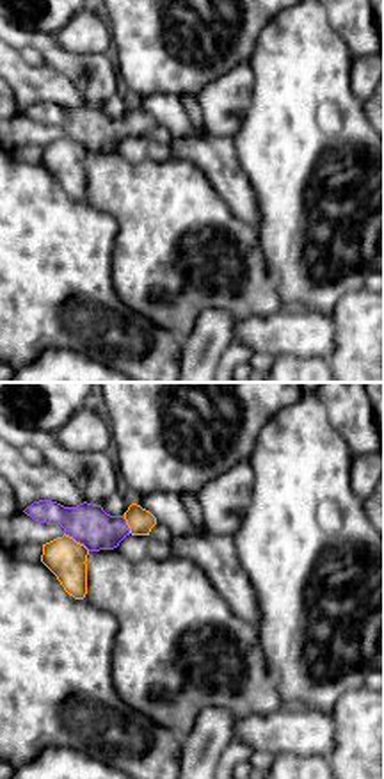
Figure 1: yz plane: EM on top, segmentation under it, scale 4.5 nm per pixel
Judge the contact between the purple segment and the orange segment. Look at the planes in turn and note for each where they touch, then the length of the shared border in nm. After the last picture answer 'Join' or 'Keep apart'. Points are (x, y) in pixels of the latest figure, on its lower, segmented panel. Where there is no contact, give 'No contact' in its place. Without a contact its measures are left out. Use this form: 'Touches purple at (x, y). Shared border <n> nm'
Touches purple at (77, 541). Shared border 150 nm

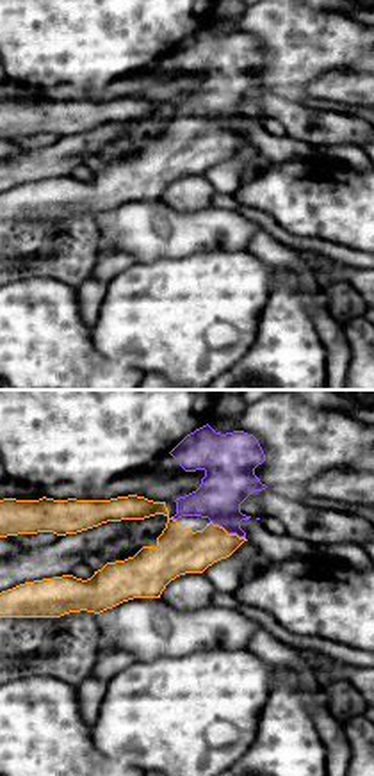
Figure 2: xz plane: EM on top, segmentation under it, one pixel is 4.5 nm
Touches purple at (228, 533). Shared border 180 nm

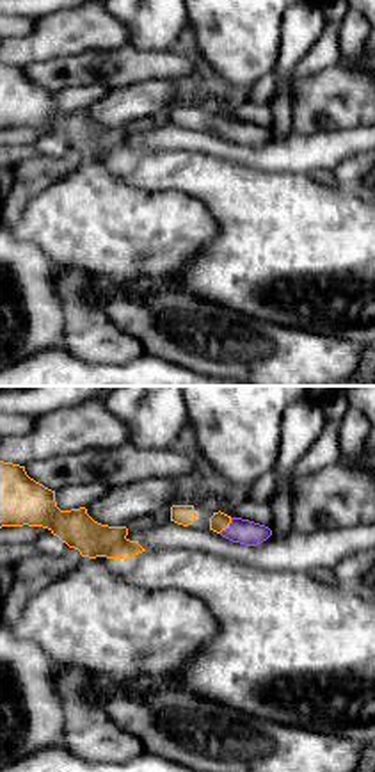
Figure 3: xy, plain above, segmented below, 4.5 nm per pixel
Touches purple at (226, 529). Shared border 90 nm

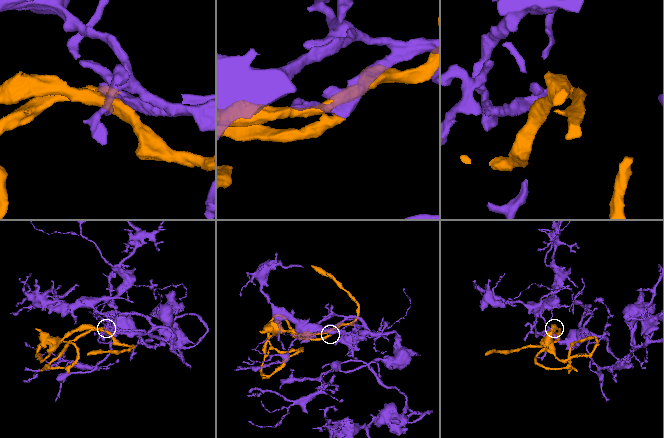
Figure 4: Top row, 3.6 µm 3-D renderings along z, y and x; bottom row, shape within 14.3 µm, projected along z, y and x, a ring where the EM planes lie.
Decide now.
Join

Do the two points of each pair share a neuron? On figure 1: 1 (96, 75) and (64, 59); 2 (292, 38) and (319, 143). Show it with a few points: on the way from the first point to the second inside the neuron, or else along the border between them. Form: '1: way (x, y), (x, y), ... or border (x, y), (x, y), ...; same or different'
1: way (89, 72), (72, 64); same
2: way (301, 64), (304, 116); same

